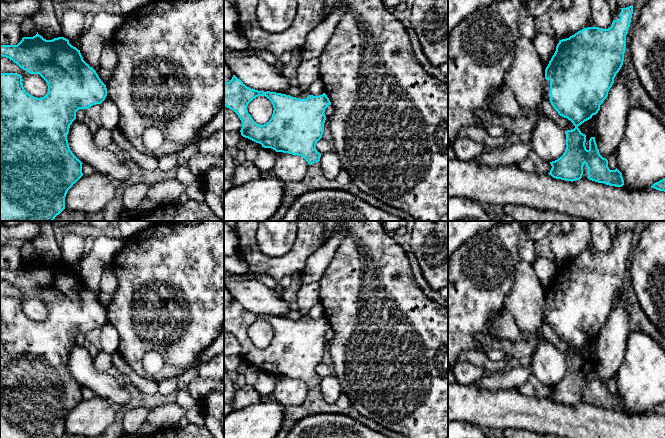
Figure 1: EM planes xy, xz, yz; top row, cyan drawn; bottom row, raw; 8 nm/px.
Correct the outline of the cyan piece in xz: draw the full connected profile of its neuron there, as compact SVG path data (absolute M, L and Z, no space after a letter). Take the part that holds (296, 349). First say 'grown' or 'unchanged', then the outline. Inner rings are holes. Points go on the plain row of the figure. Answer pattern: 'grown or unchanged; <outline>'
grown; M235 299L229 306L224 306L224 330L233 334L240 342L240 356L243 361L256 366L259 371L301 380L309 389L320 385L321 378L317 375L316 368L322 362L326 344L324 336L329 329L331 326L325 317L313 320L305 315L298 321L292 321L276 316L258 315L247 311ZM258 320L267 321L274 332L271 343L264 349L257 348L247 334L248 328Z

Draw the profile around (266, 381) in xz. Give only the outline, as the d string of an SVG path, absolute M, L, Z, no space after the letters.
M260 371L257 381L253 387L262 396L270 395L274 390L277 380L278 376L276 376L275 374L271 372Z

